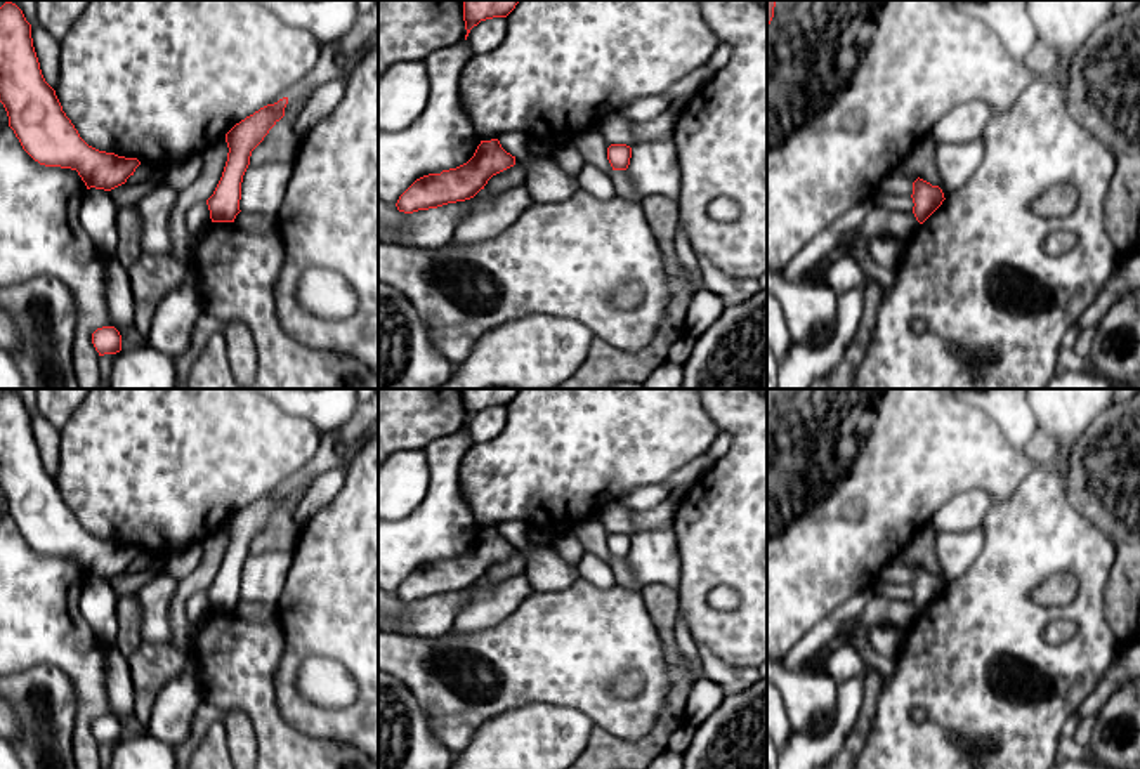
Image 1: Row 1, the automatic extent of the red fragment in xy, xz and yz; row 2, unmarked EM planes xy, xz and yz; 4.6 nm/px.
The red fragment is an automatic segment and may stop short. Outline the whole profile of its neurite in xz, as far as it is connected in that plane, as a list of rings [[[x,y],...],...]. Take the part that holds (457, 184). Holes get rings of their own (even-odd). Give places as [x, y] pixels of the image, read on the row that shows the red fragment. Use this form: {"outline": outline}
{"outline": [[[498,139],[481,141],[467,163],[416,179],[399,196],[396,207],[399,212],[413,214],[470,200],[484,189],[493,175],[514,165],[515,156],[507,153]]]}

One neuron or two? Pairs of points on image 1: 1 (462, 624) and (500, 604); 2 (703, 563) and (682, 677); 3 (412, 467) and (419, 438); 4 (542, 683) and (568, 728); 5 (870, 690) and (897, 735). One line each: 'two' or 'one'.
1: one
2: two
3: two
4: two
5: two

